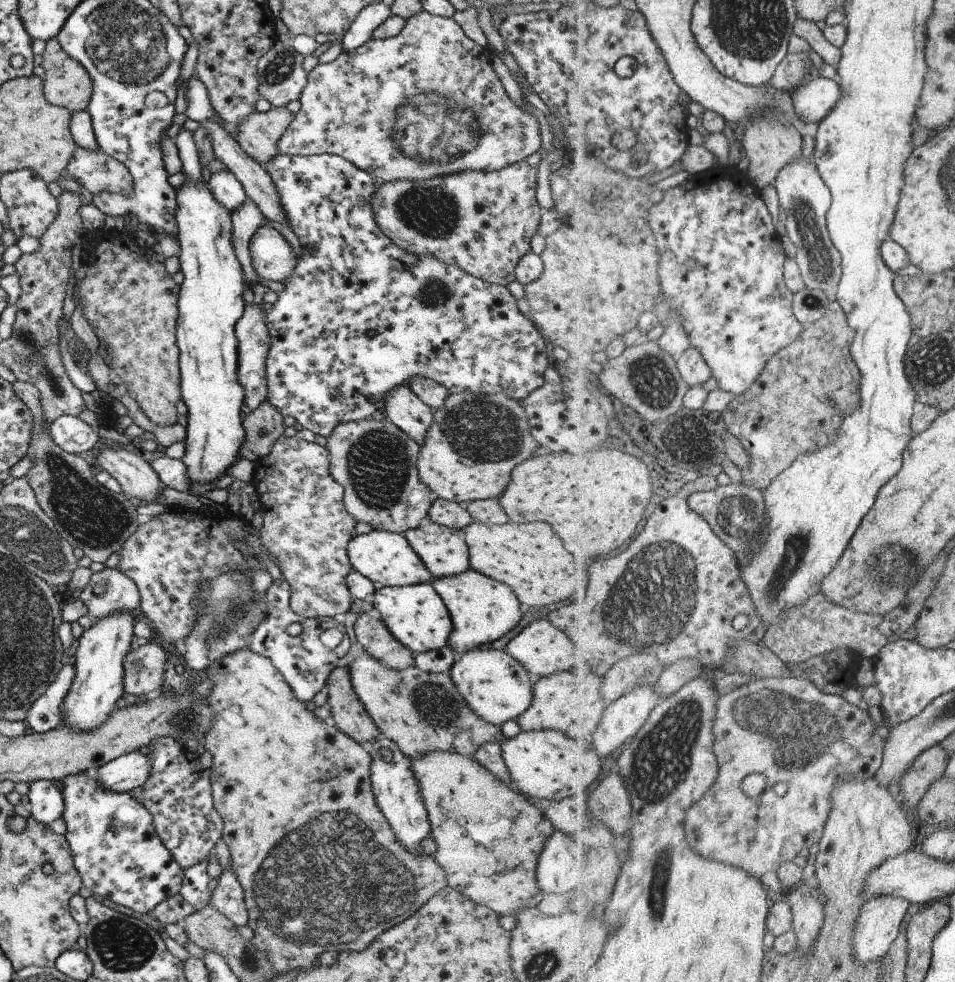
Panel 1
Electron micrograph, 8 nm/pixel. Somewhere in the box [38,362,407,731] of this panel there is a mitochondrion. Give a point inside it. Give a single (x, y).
(97, 518)

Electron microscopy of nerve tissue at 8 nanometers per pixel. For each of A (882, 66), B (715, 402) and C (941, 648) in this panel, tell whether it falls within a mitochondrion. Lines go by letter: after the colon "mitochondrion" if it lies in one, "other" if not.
A: other
B: other
C: other

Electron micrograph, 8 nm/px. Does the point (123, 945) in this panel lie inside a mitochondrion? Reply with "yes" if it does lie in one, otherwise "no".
yes

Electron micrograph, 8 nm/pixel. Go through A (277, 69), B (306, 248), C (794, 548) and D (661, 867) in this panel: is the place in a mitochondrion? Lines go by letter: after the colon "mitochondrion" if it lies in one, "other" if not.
A: mitochondrion
B: other
C: mitochondrion
D: mitochondrion

